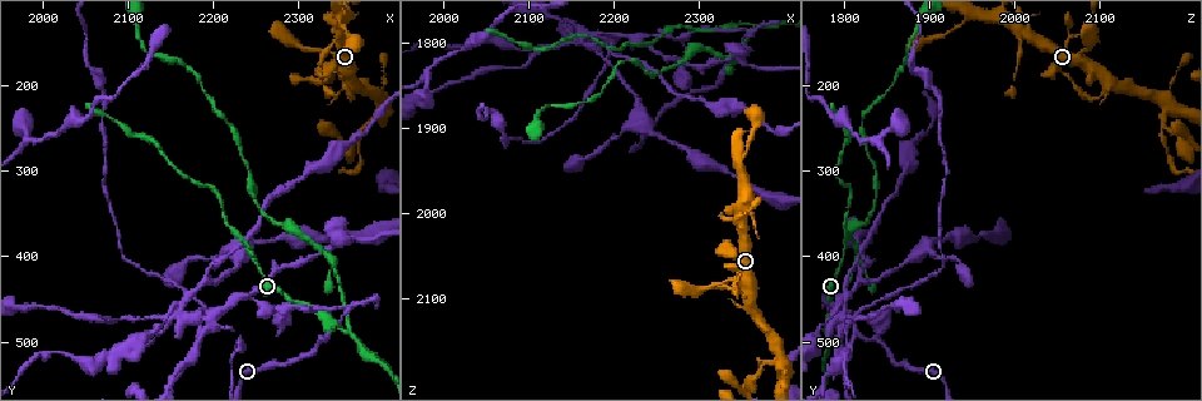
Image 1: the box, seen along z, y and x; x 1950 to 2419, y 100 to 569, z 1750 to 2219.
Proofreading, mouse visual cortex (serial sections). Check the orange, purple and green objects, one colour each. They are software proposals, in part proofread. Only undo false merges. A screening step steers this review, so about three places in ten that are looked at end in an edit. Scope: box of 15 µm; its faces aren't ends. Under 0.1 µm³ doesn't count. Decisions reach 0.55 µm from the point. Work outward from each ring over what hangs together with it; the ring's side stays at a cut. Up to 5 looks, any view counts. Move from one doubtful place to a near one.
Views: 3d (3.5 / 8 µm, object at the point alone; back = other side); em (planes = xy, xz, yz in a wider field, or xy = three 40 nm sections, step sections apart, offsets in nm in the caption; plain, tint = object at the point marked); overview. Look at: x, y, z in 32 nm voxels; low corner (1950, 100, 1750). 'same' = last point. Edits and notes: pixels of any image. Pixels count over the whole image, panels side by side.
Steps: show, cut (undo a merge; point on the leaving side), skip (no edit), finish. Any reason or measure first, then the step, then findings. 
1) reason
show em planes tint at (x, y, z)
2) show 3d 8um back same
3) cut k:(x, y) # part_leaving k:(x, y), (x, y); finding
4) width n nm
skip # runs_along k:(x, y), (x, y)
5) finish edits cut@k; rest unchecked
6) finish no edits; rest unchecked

abrupt turn
show 3d 3.5um at (2360, 460, 1790)

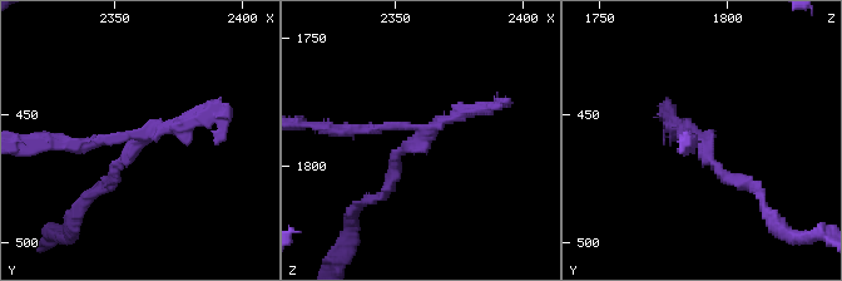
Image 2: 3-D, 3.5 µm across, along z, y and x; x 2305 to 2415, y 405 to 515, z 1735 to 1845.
show em xy step 3 tint at (2362, 458, 1787)

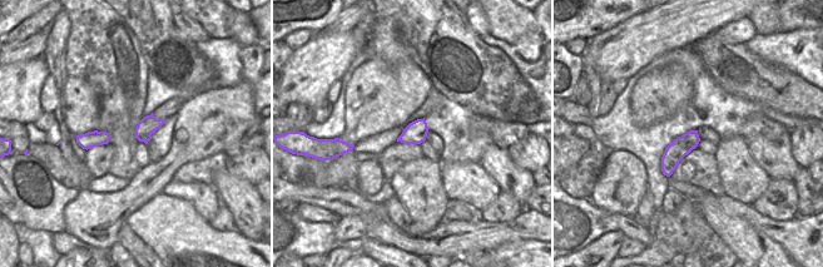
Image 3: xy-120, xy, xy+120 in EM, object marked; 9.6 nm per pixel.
cut 2:(184, 122) # border 3:(403, 130), (407, 138), (425, 134); a second cell is stuck on

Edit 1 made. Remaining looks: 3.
show overview

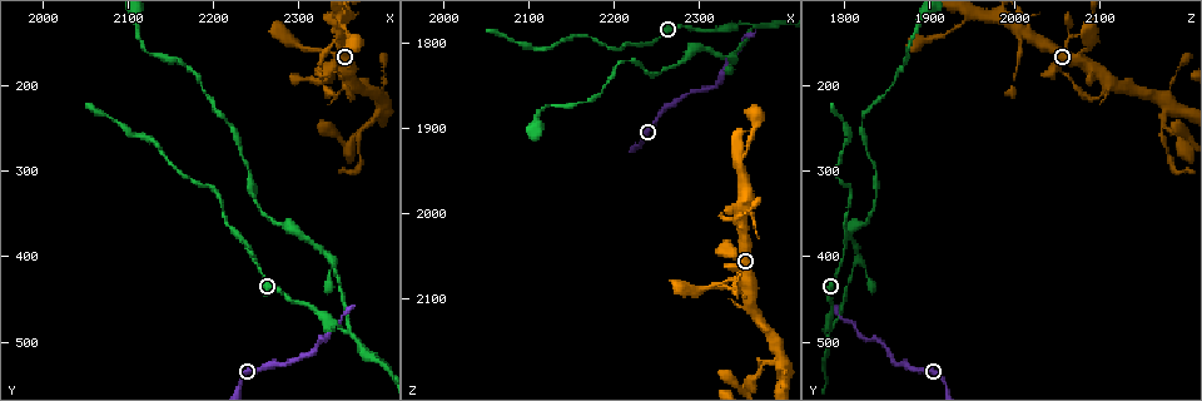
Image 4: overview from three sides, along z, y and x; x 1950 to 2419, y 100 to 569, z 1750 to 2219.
abrupt turn
show em planes tint at (2365, 195, 2110)

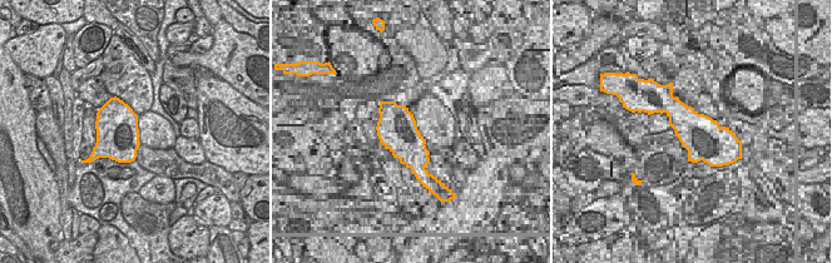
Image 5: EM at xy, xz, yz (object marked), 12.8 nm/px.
show 3d 3.5um same

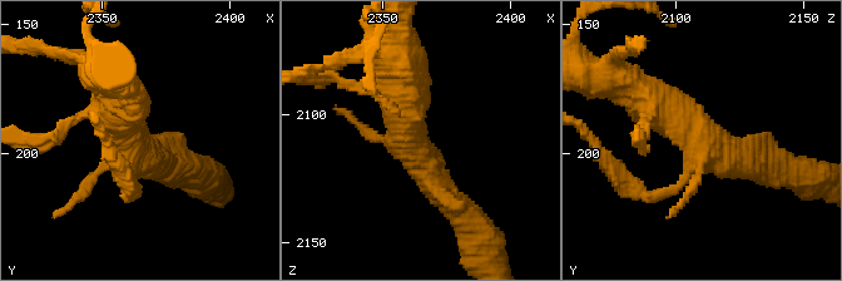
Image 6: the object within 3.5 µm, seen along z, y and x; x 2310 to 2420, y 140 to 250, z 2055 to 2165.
skip # one cell here

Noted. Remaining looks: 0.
finish edits cut@2; rest unchecked

